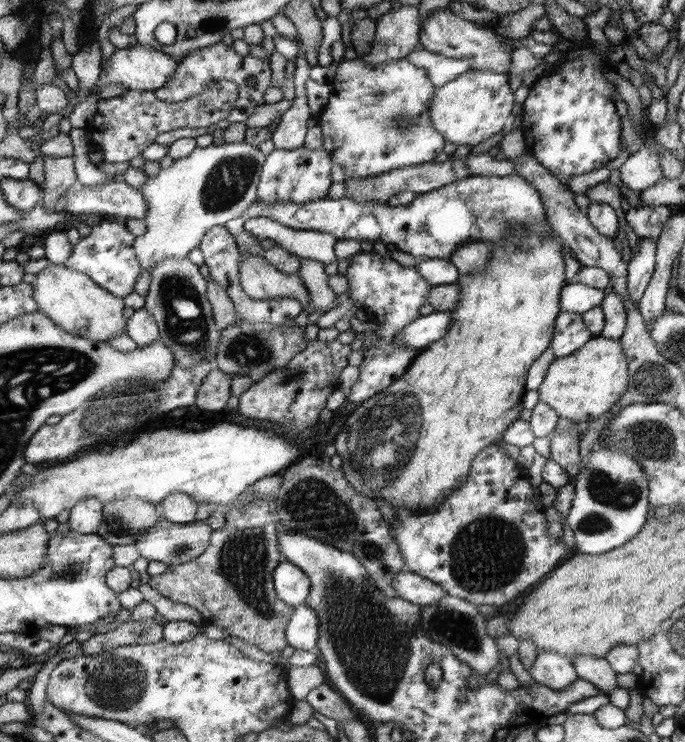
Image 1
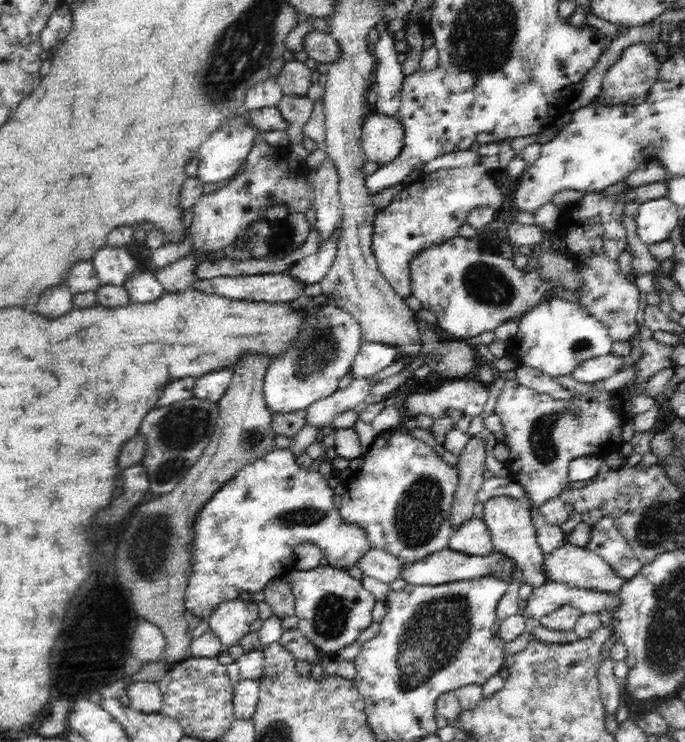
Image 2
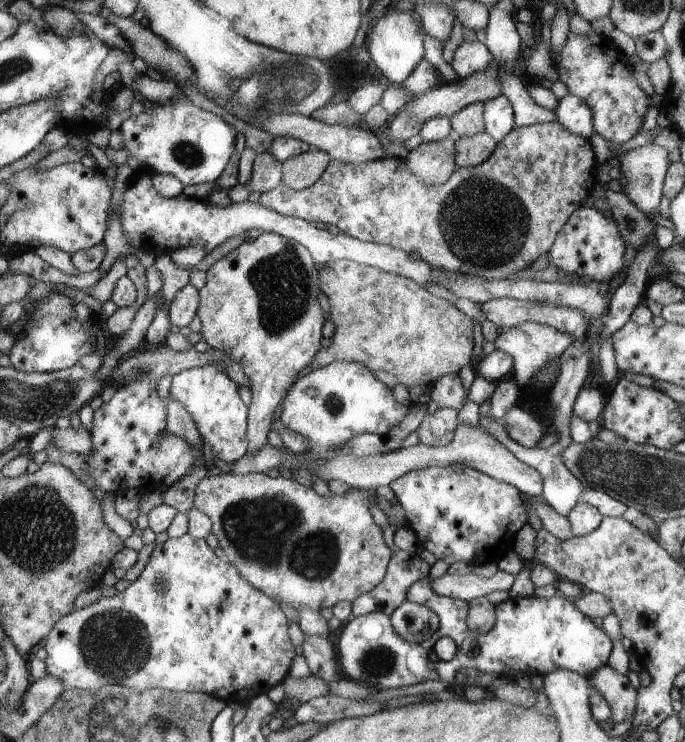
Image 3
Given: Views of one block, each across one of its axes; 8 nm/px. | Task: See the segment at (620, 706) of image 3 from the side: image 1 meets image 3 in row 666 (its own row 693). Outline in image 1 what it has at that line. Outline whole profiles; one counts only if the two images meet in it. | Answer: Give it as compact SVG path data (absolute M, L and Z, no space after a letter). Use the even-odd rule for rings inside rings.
M580 656L571 660L579 678L592 683L602 695L608 696L618 687L616 672L605 658L596 656Z

